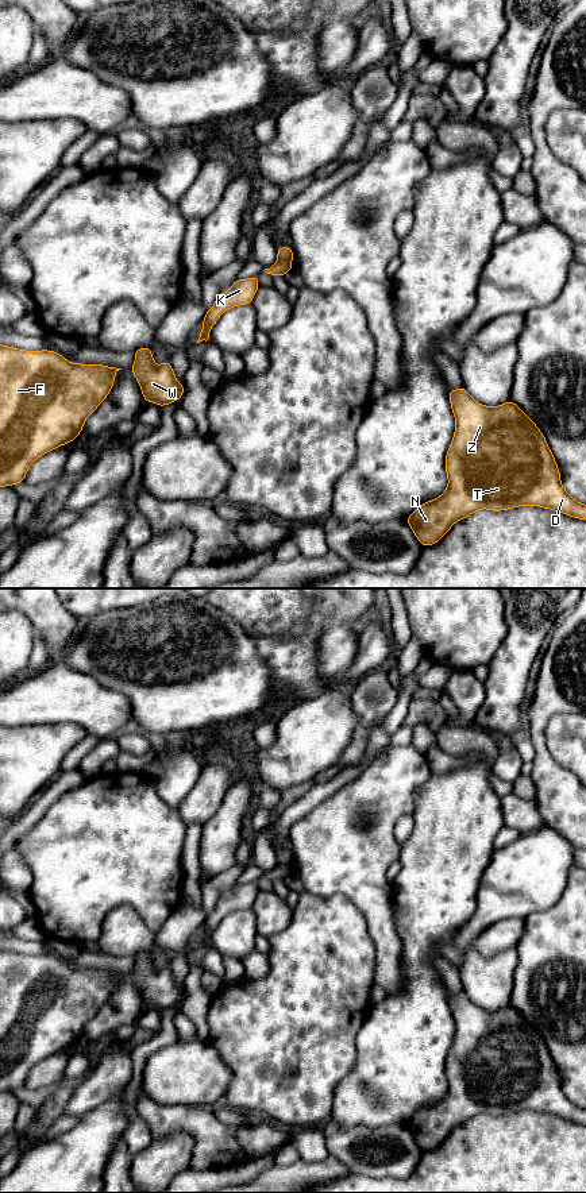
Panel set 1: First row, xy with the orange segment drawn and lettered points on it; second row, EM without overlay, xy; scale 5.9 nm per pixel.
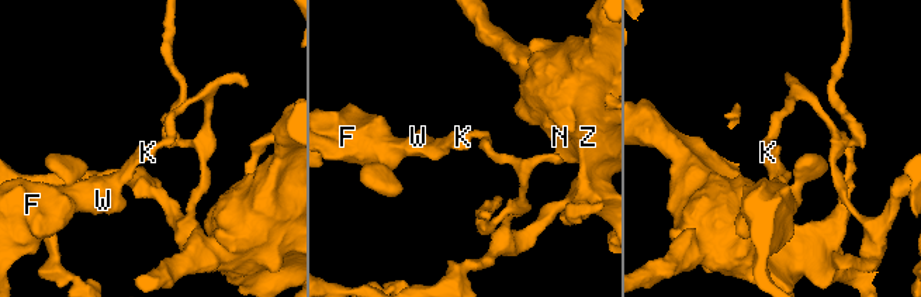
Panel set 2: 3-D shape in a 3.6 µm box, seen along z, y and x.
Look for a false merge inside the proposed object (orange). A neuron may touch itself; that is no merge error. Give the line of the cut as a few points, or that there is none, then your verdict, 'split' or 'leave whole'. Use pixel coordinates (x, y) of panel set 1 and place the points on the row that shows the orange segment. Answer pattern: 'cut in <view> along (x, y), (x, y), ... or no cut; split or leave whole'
cut in xy along (278, 259), (290, 262); split

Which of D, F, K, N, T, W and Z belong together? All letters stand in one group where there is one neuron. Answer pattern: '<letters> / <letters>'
D N T Z / F K W

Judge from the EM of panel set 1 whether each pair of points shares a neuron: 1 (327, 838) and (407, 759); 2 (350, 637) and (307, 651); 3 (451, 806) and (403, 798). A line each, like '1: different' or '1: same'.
1: same
2: different
3: different

